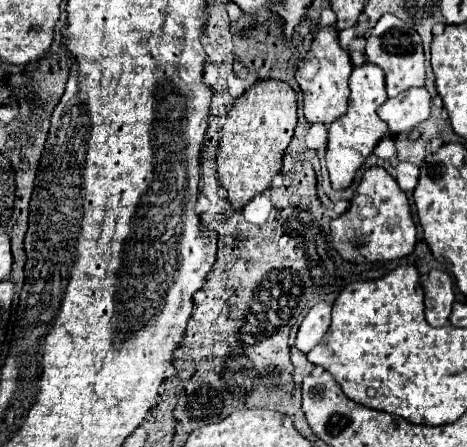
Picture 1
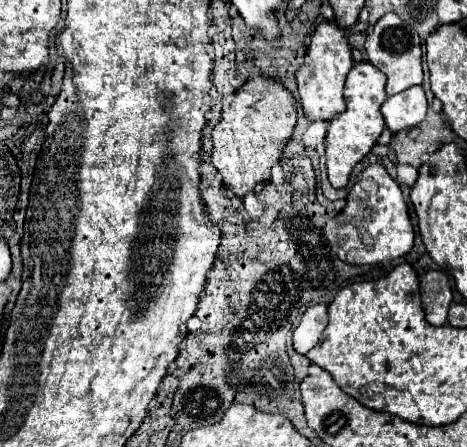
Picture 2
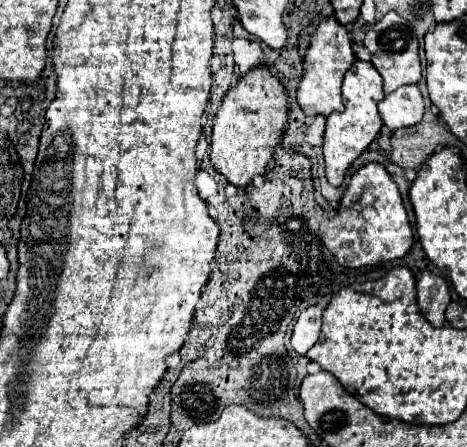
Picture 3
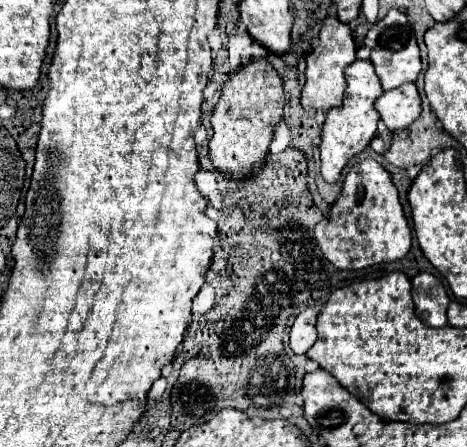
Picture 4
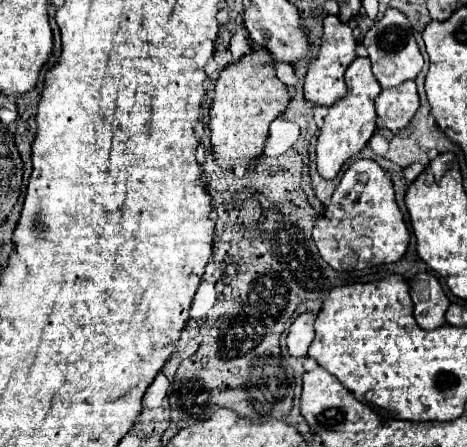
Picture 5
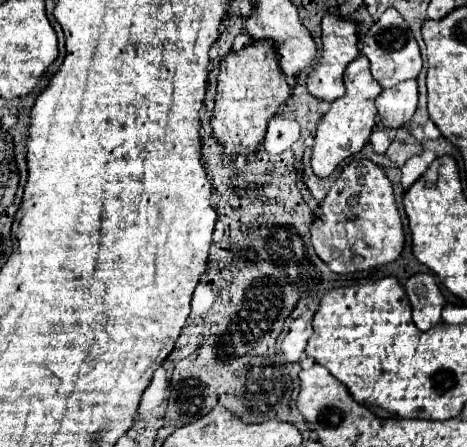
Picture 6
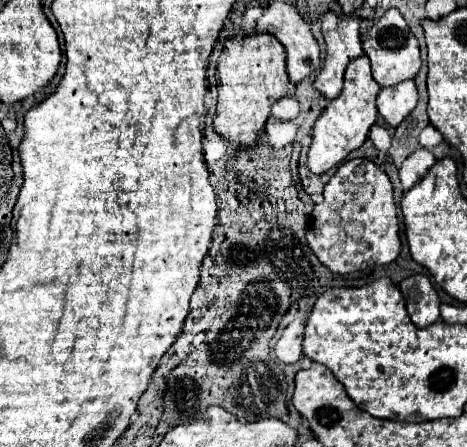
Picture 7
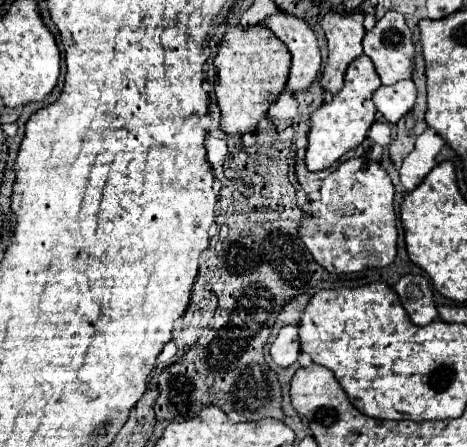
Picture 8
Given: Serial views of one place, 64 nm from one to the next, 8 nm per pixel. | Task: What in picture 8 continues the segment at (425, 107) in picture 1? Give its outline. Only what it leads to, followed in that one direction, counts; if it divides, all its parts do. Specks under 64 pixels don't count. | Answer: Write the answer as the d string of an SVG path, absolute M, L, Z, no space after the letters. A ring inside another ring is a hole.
M400 80L392 86L380 86L372 96L378 112L388 122L398 122L416 100L416 86L412 80Z

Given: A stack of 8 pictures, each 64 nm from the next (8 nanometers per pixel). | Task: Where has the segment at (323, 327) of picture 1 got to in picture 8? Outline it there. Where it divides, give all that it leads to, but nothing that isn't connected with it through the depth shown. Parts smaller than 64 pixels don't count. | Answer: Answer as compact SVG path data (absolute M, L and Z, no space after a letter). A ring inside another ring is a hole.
M284 326L274 344L270 346L270 358L280 366L280 368L288 368L296 362L300 352L300 340L298 340L298 328L296 326Z

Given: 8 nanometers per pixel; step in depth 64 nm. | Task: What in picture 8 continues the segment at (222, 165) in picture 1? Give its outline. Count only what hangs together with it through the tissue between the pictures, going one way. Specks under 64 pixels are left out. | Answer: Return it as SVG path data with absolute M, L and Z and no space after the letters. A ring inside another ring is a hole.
M260 22L256 26L228 26L218 54L214 58L216 66L216 98L222 110L222 130L226 134L246 134L254 132L258 122L266 116L268 106L278 98L288 82L288 48L272 36L272 32Z

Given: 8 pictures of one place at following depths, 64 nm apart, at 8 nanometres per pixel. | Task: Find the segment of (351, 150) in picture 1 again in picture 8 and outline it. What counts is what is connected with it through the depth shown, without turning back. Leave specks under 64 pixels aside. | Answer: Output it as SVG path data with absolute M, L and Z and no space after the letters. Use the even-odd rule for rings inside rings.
M368 56L356 58L344 78L344 88L332 96L330 102L324 102L312 116L310 116L310 132L308 132L308 150L306 150L306 168L316 172L332 166L340 160L342 154L356 148L364 138L368 128L376 118L376 106L372 102L374 90L380 86L380 78L376 76L372 60Z

